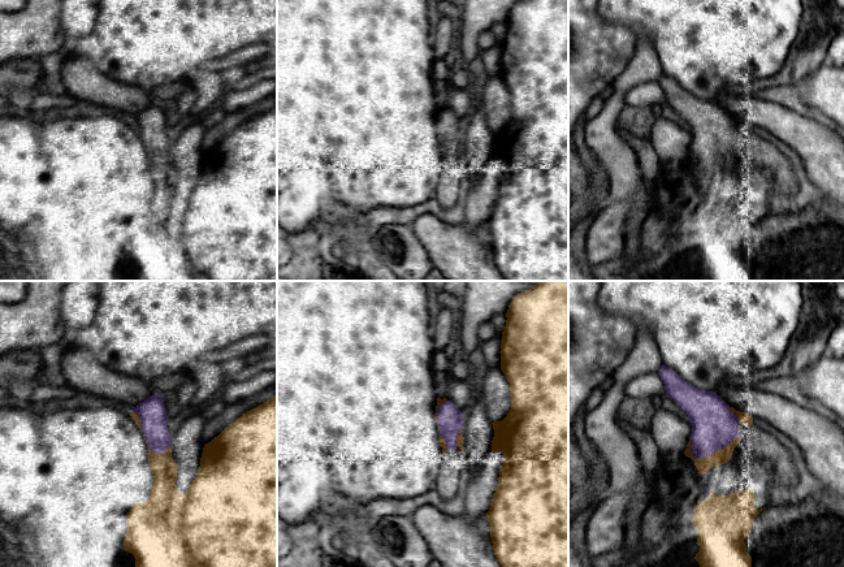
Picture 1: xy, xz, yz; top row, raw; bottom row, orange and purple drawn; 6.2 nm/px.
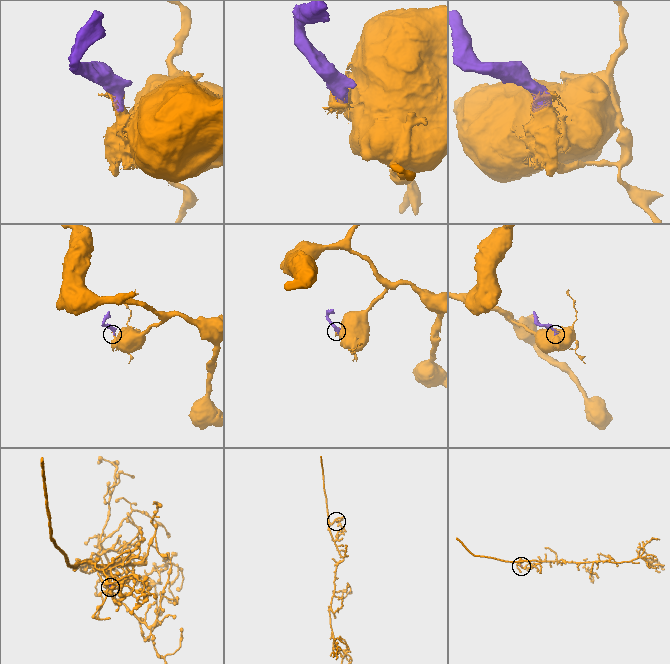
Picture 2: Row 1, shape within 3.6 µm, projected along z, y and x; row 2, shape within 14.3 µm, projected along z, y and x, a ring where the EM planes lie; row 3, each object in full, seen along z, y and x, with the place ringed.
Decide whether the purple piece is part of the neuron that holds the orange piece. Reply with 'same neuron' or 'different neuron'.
different neuron

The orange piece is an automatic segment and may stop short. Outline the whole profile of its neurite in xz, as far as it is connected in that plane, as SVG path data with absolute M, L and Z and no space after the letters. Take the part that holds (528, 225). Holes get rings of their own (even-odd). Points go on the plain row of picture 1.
M521 0L512 7L506 26L501 49L501 79L510 92L511 118L503 129L492 131L492 161L505 163L497 198L486 221L493 259L505 281L568 281L568 0Z

